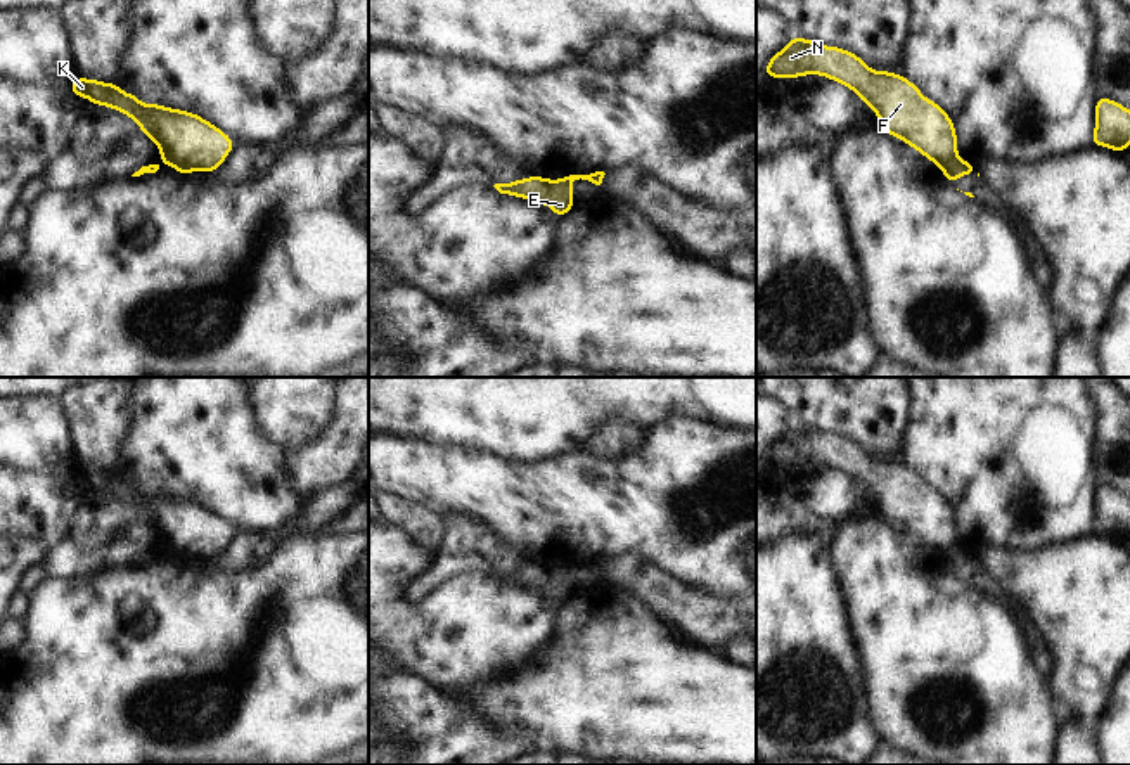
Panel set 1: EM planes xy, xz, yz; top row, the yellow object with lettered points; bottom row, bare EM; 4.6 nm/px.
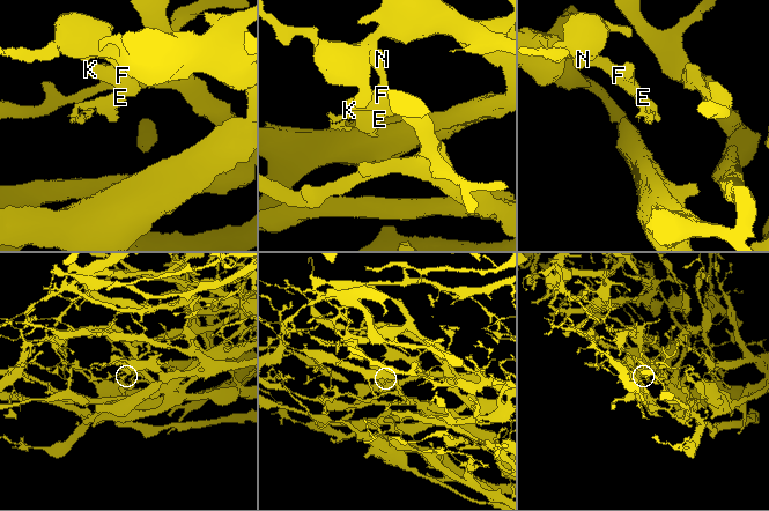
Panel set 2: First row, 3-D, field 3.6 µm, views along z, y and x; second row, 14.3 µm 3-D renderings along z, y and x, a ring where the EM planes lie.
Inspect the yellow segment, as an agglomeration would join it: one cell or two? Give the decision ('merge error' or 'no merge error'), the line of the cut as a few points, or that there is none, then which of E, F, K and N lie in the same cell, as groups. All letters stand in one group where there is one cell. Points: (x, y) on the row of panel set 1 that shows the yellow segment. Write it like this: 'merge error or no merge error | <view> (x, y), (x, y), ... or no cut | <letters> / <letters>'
merge error | yz (959, 160), (943, 170) | E / F K N

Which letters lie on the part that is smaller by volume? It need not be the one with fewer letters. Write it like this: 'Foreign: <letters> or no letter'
Foreign: E

